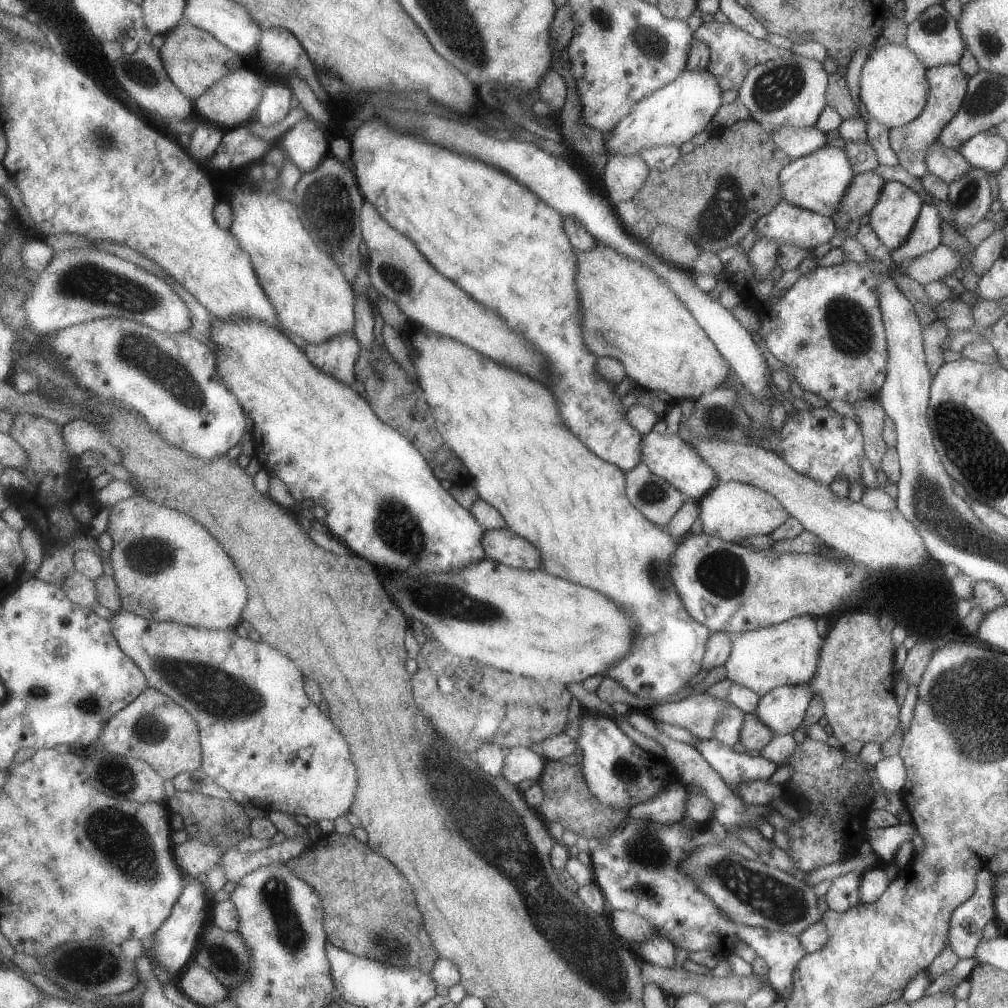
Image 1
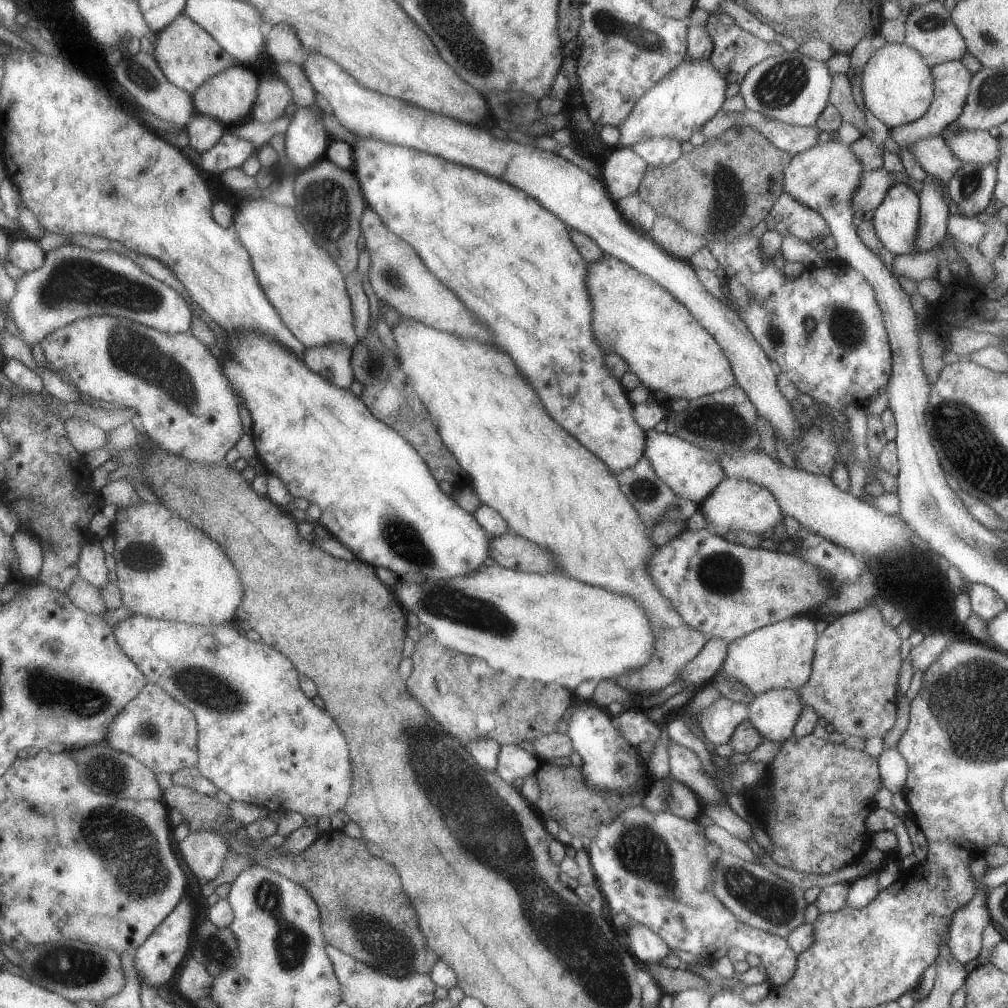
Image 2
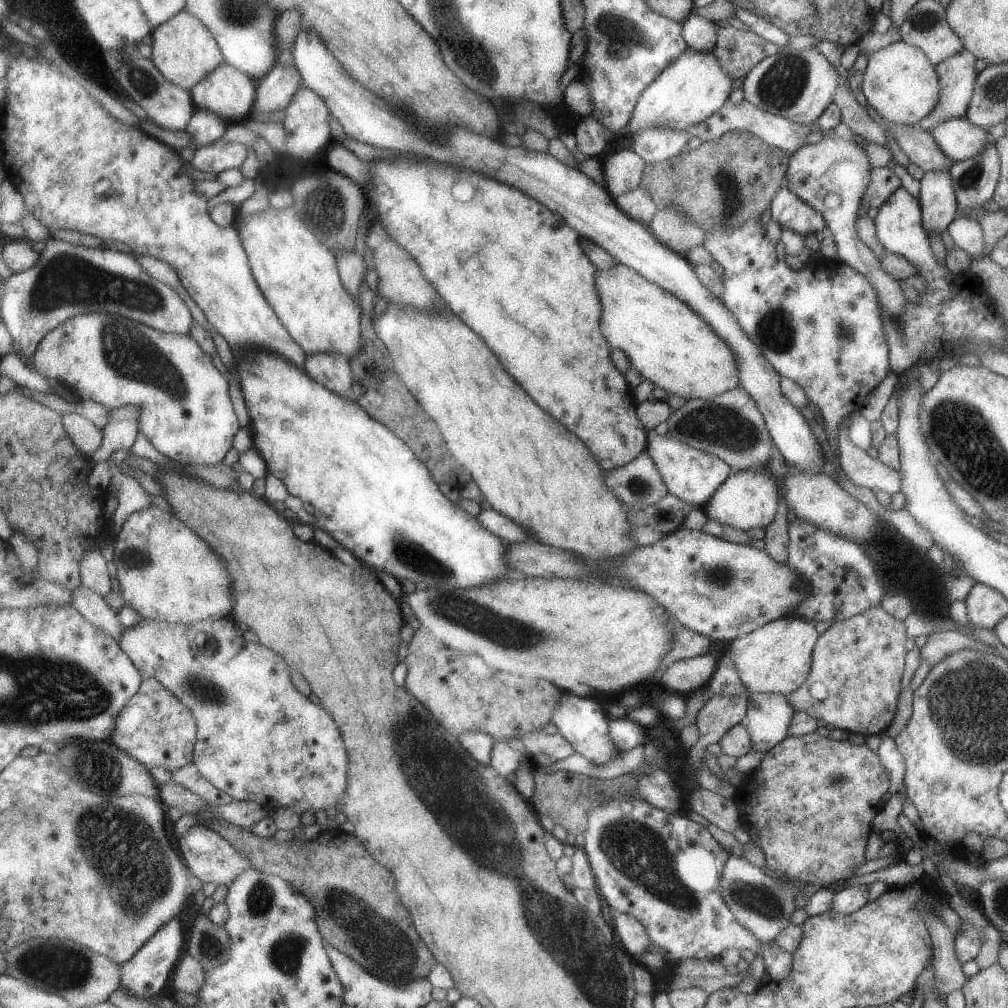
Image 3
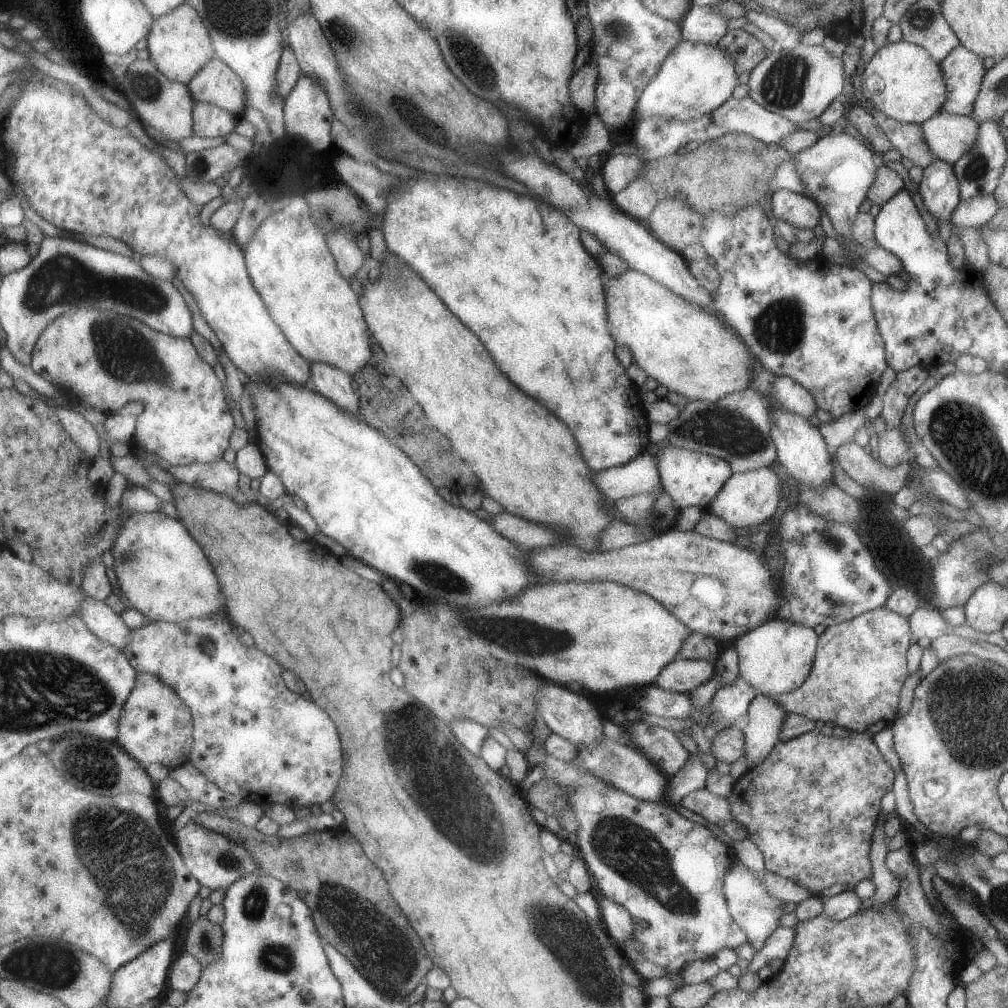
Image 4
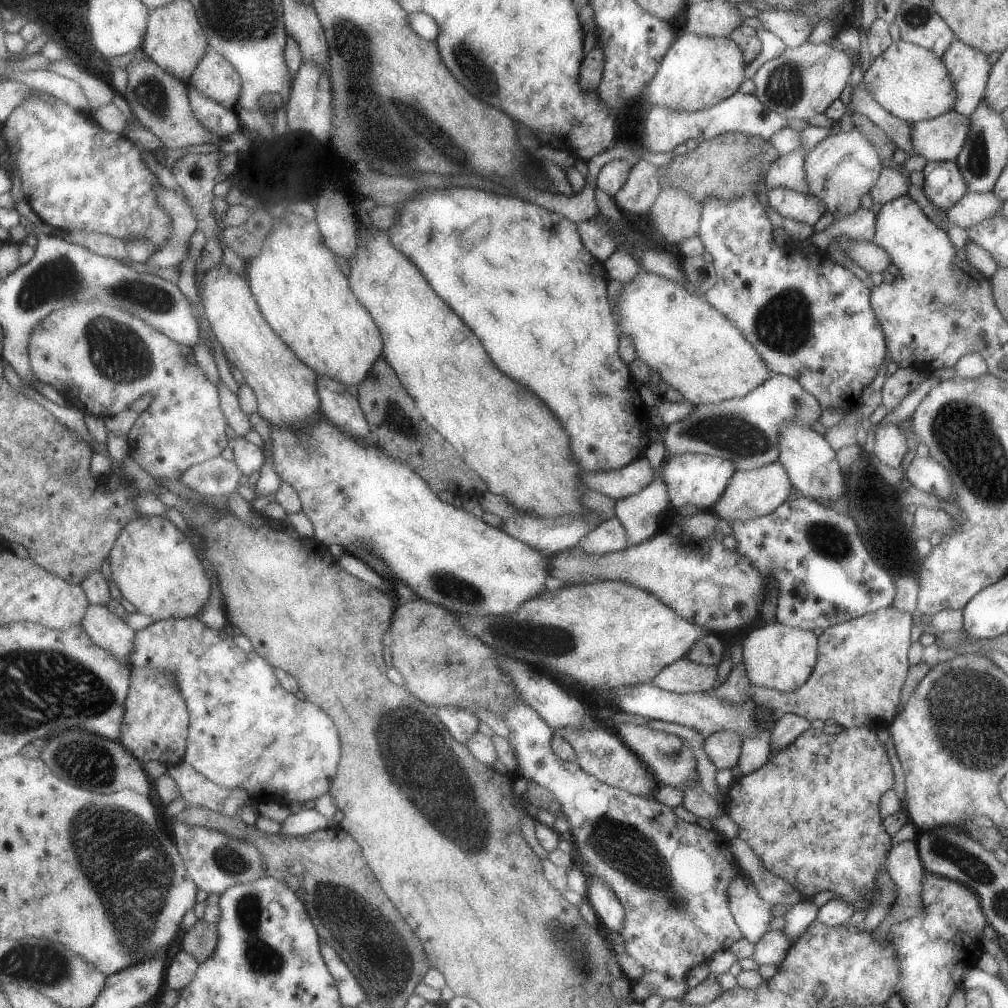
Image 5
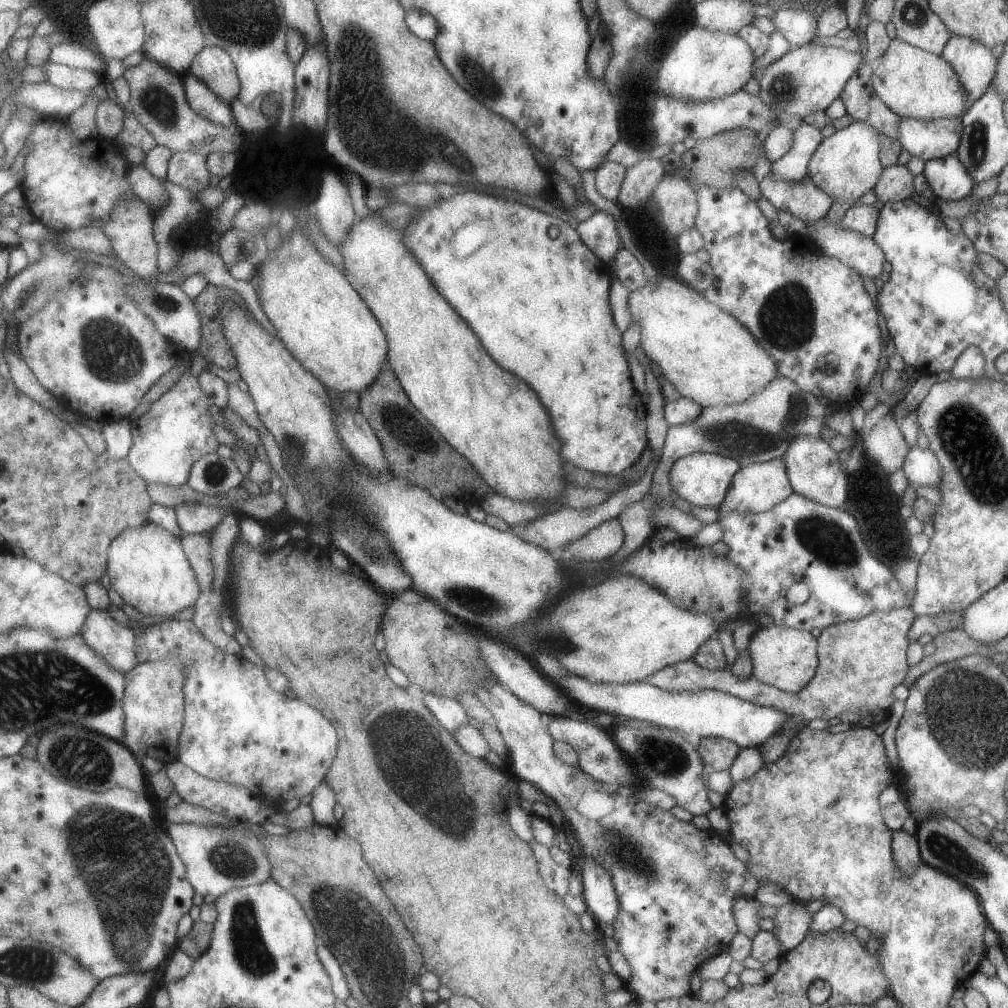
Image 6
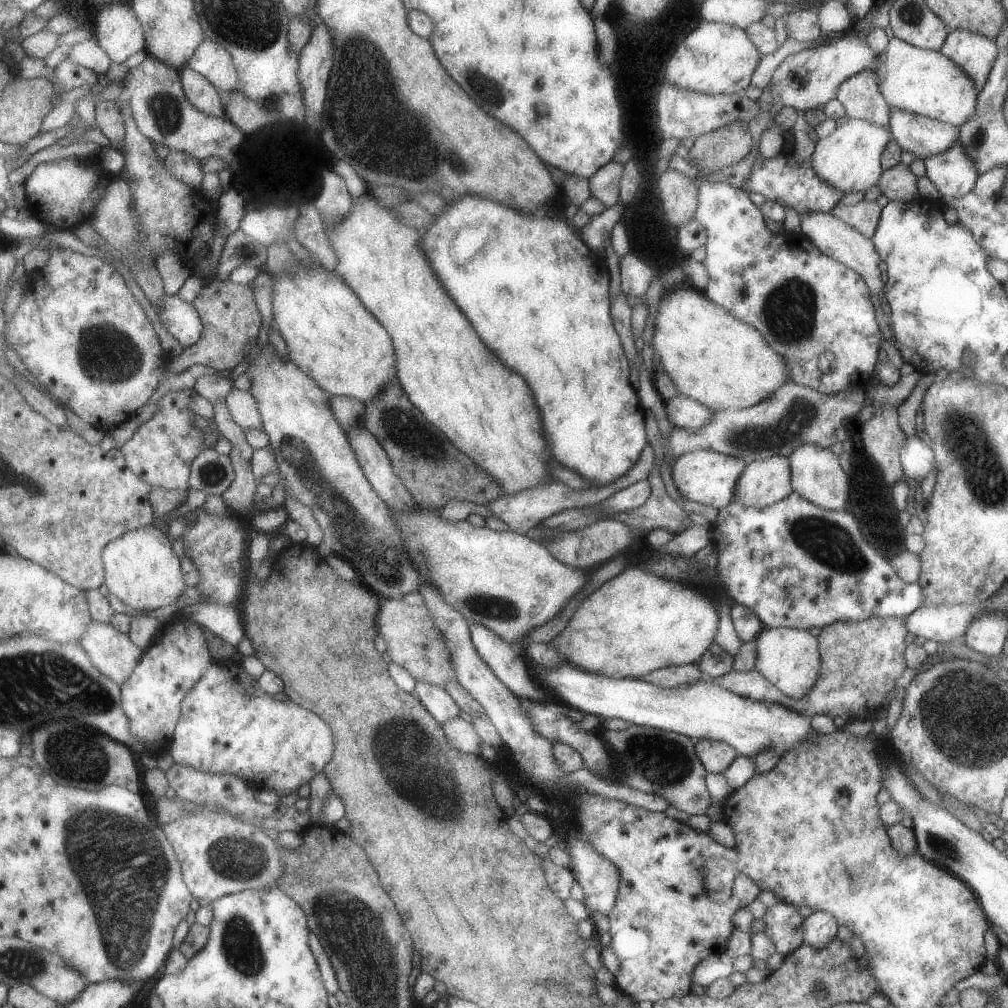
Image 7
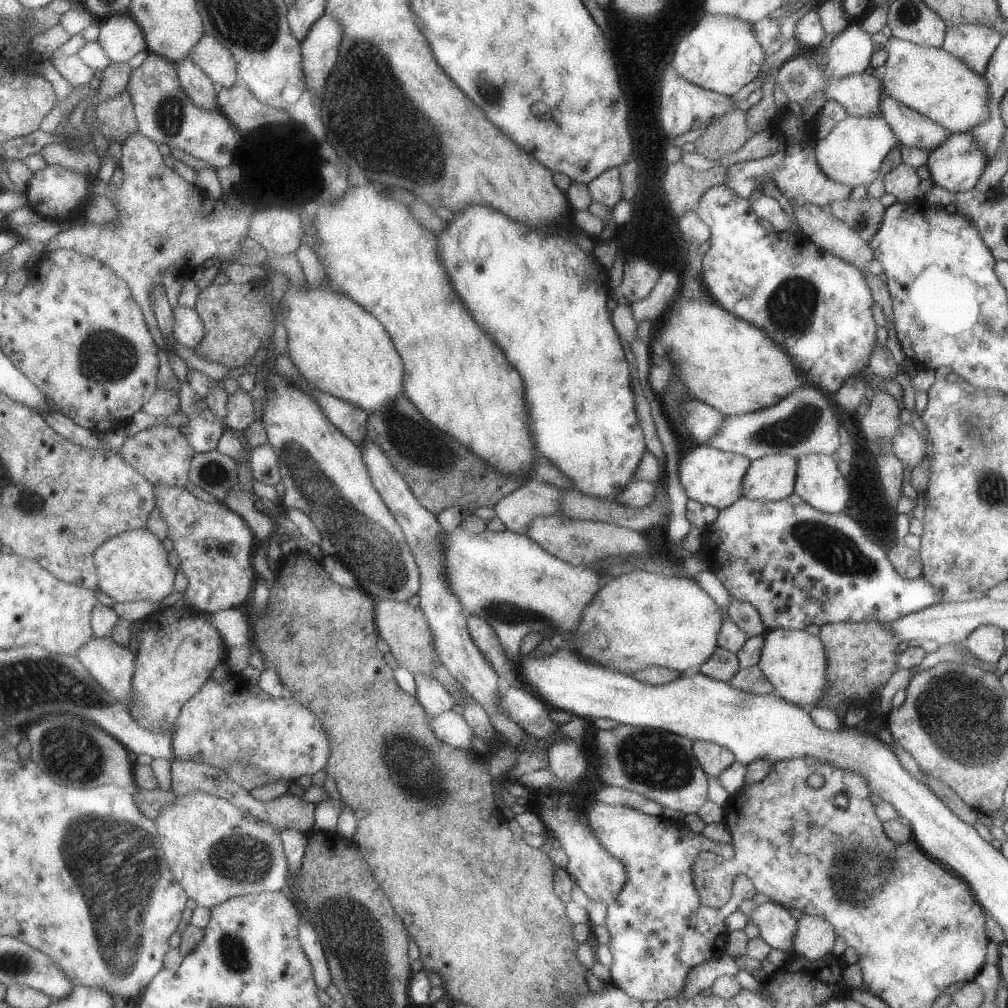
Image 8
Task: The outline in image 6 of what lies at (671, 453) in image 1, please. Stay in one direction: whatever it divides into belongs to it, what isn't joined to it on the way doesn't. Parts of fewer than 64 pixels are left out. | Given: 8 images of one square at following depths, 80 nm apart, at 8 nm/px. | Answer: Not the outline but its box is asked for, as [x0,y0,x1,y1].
[669,453,740,509]

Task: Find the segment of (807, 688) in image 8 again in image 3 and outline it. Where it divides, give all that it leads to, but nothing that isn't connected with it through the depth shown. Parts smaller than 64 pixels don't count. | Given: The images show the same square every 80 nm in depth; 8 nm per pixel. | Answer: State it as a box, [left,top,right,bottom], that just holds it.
[728,614,818,695]

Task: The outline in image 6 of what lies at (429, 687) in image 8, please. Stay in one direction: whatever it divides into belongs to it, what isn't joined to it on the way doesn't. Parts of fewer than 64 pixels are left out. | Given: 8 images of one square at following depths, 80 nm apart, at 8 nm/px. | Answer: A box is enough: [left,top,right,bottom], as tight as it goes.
[424,692,469,733]

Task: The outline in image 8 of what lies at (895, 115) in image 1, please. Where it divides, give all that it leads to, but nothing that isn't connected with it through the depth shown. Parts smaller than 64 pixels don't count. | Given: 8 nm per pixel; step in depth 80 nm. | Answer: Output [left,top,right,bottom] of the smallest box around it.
[881,37,988,133]

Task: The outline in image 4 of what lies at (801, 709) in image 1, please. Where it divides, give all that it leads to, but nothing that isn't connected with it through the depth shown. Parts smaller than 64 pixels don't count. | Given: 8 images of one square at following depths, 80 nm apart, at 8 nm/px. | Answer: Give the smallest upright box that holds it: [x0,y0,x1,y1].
[744,692,787,769]

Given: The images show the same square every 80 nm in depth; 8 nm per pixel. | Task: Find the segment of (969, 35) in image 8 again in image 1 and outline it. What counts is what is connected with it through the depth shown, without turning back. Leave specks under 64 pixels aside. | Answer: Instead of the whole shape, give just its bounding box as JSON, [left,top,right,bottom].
[889,64,968,179]

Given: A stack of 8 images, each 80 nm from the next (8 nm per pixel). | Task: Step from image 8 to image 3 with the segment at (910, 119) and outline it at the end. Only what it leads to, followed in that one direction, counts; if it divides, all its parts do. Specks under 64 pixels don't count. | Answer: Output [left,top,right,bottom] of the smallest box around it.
[930,117,989,163]

